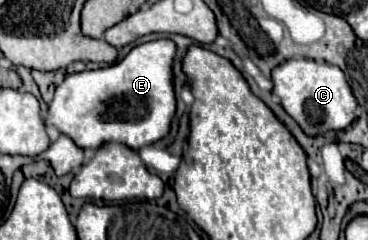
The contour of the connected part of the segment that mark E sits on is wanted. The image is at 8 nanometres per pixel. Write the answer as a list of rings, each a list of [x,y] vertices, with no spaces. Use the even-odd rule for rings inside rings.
[[[162,38],[132,48],[124,60],[108,68],[68,74],[54,92],[54,98],[48,106],[46,124],[54,126],[60,134],[72,138],[76,146],[82,150],[86,148],[98,150],[106,142],[118,142],[132,150],[140,150],[144,146],[162,140],[164,136],[168,136],[172,118],[176,114],[176,94],[174,94],[174,74],[172,74],[174,56],[176,56],[176,44],[168,38]]]

